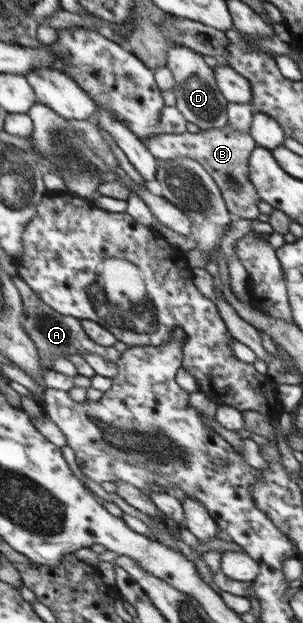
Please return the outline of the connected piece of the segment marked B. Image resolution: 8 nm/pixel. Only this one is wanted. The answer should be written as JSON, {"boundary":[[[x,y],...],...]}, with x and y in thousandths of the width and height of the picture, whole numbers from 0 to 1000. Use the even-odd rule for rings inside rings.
{"boundary":[[[746,201],[733,207],[660,209],[653,213],[614,209],[591,215],[521,213],[505,218],[469,226],[508,254],[521,258],[554,258],[620,252],[653,258],[716,294],[756,342],[772,350],[848,352],[858,343],[851,324],[861,323],[861,316],[822,286],[822,254],[848,231],[825,213]]]}

